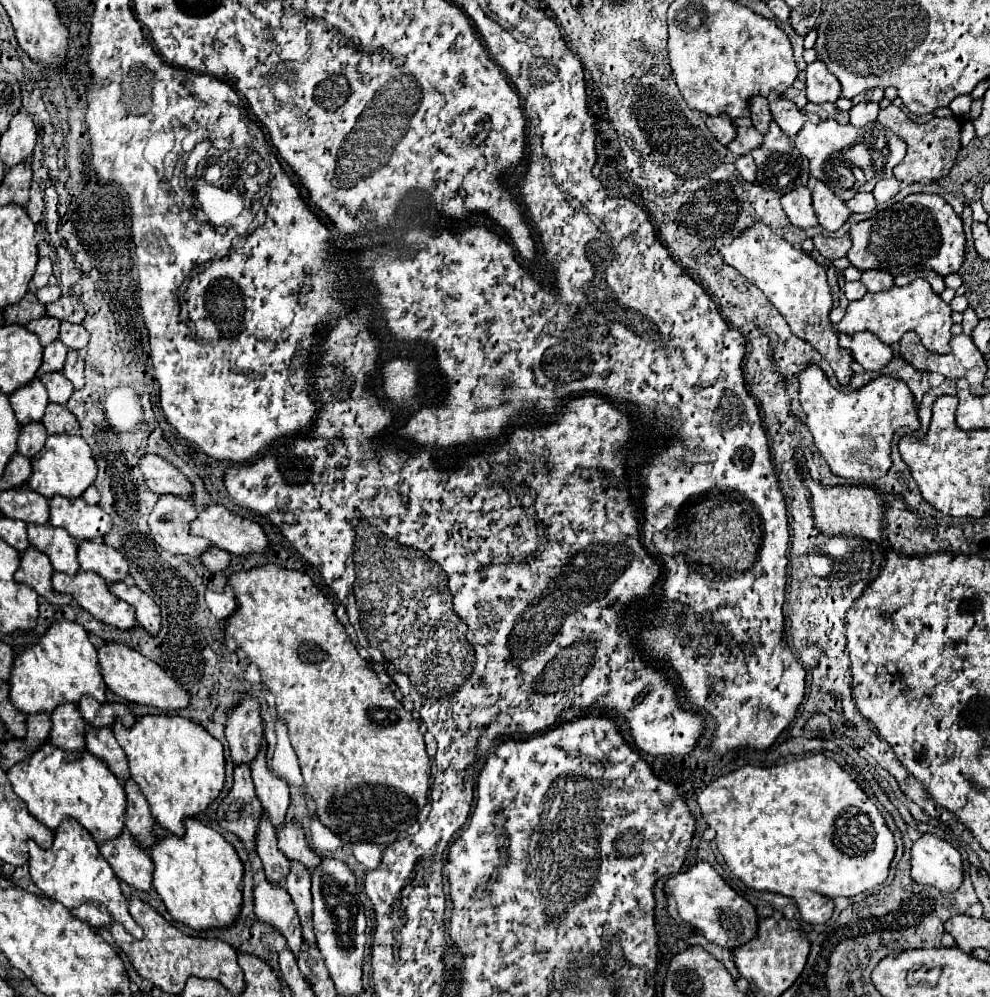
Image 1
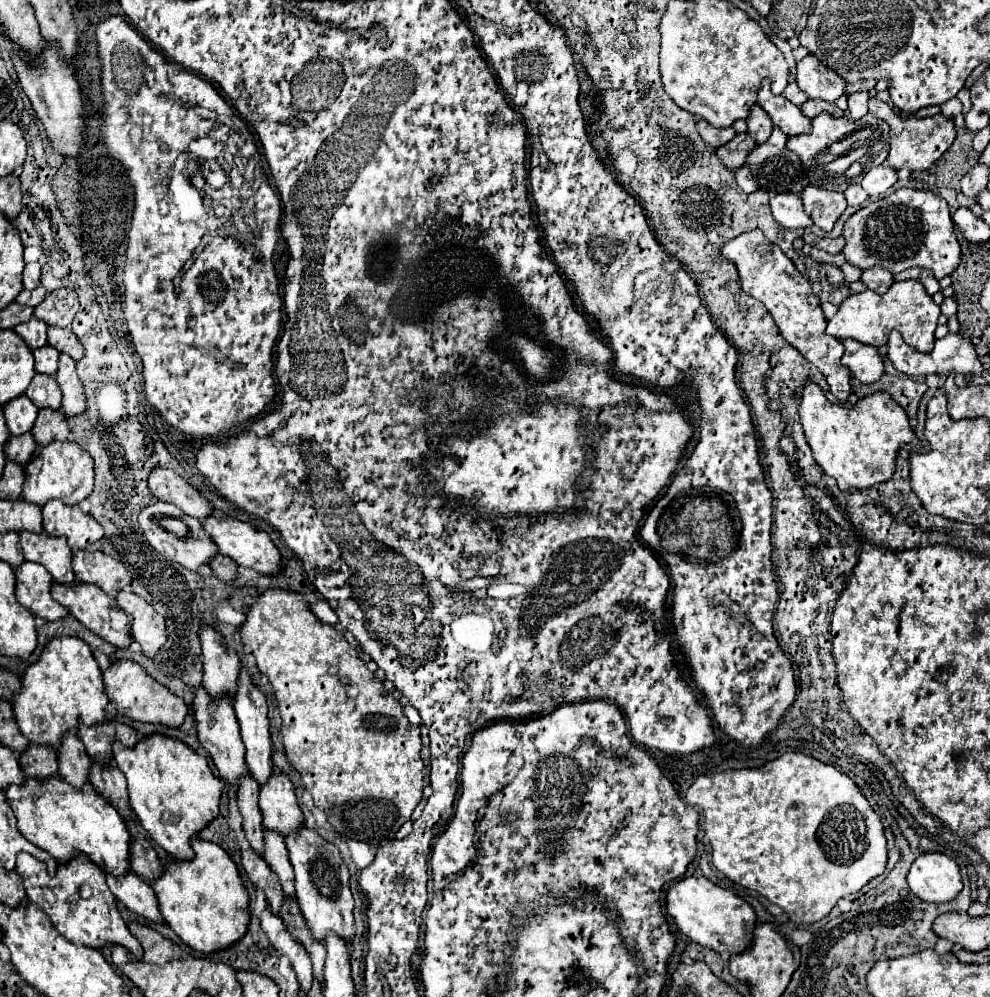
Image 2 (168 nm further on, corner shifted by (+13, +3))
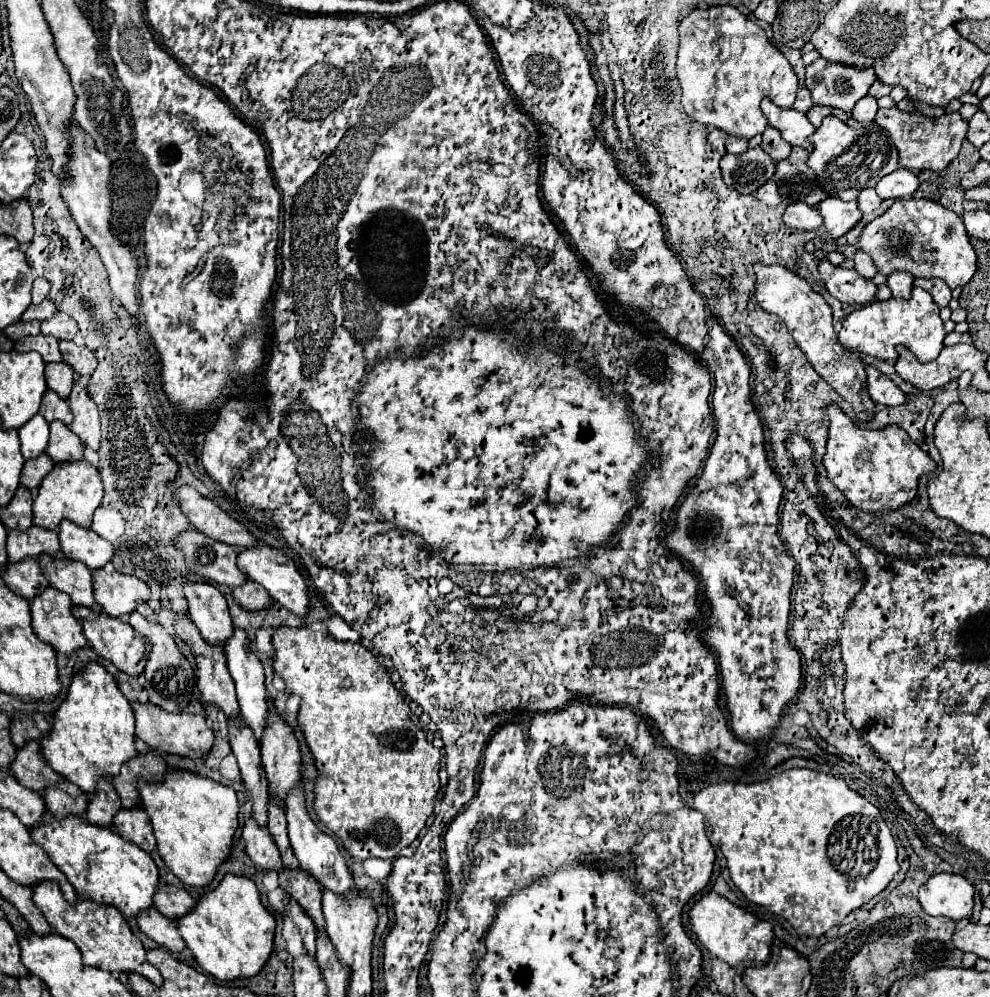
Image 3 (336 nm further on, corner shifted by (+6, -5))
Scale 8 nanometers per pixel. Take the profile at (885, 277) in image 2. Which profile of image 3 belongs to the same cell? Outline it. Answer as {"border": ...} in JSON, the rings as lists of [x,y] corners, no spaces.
{"border":[[[893,272],[887,276],[887,286],[895,298],[909,298],[913,288],[913,276],[905,272]]]}

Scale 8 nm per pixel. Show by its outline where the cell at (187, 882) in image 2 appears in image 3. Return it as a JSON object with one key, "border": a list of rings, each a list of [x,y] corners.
{"border":[[[225,874],[219,886],[205,892],[187,914],[177,918],[177,928],[197,964],[219,980],[253,976],[267,962],[273,948],[275,918],[261,904],[257,886],[245,876]]]}

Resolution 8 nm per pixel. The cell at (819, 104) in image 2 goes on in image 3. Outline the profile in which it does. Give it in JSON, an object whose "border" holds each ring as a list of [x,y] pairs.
{"border":[[[813,106],[813,108],[807,112],[807,118],[809,118],[809,122],[811,122],[815,128],[819,128],[821,122],[823,122],[823,118],[827,118],[827,116],[837,116],[837,118],[843,120],[843,122],[847,122],[847,118],[849,118],[849,114],[845,114],[843,110],[831,108],[831,106]]]}

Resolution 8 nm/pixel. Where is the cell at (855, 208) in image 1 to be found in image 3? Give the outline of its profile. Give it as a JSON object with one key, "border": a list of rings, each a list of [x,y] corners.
{"border":[[[865,188],[865,190],[861,190],[859,196],[857,196],[857,204],[859,204],[859,210],[861,210],[863,214],[869,214],[869,212],[873,212],[873,210],[879,208],[881,198],[877,196],[877,192],[875,192],[873,188]]]}

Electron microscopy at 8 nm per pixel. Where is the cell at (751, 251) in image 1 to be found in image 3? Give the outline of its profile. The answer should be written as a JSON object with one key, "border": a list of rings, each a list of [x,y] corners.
{"border":[[[757,262],[753,268],[755,268],[755,274],[757,274],[755,296],[757,296],[759,306],[763,310],[779,316],[785,322],[789,334],[793,336],[797,346],[803,350],[803,354],[807,356],[811,366],[821,374],[821,378],[831,388],[835,388],[841,394],[843,400],[847,400],[853,406],[853,410],[855,410],[855,414],[861,422],[869,422],[869,418],[873,416],[875,404],[865,390],[863,362],[855,360],[853,354],[843,344],[839,344],[837,334],[835,334],[833,324],[831,324],[831,320],[833,320],[831,306],[825,302],[825,298],[821,294],[817,294],[807,284],[807,280],[789,272],[785,266],[779,266],[779,264],[767,266],[763,262]]]}

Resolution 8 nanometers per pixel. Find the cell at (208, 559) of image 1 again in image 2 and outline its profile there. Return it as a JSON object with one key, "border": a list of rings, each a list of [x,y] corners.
{"border":[[[218,554],[218,556],[212,560],[210,568],[214,570],[216,578],[222,580],[224,584],[232,584],[232,582],[236,580],[236,576],[238,576],[238,564],[236,564],[232,558],[222,556],[222,554]]]}

